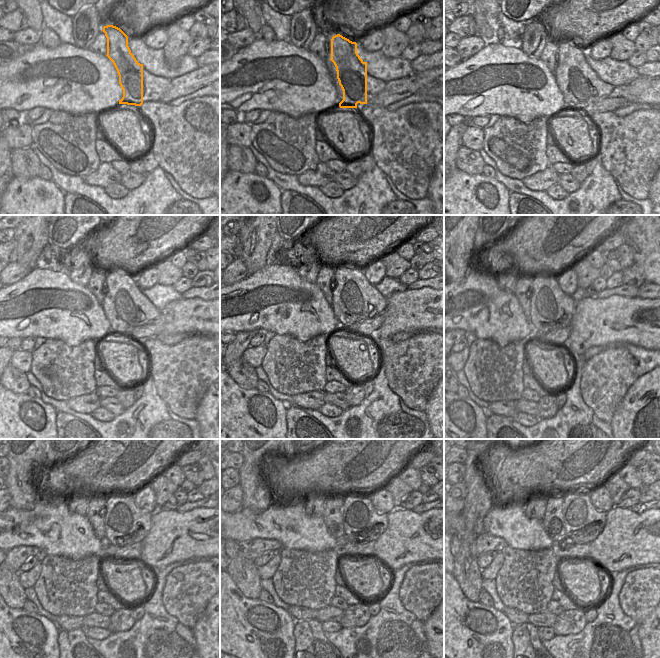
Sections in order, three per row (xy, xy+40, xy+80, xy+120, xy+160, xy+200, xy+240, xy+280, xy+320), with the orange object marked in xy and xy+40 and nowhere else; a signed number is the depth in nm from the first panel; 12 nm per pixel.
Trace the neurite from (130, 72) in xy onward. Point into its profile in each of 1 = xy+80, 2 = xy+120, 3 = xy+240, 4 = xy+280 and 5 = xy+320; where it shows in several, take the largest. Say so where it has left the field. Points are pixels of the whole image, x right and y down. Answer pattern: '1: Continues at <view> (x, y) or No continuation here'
1: Continues at xy+80 (575, 83)
2: Continues at xy+120 (125, 306)
3: Continues at xy+240 (125, 502)
4: Continues at xy+280 (357, 510)
5: Continues at xy+320 (578, 511).

